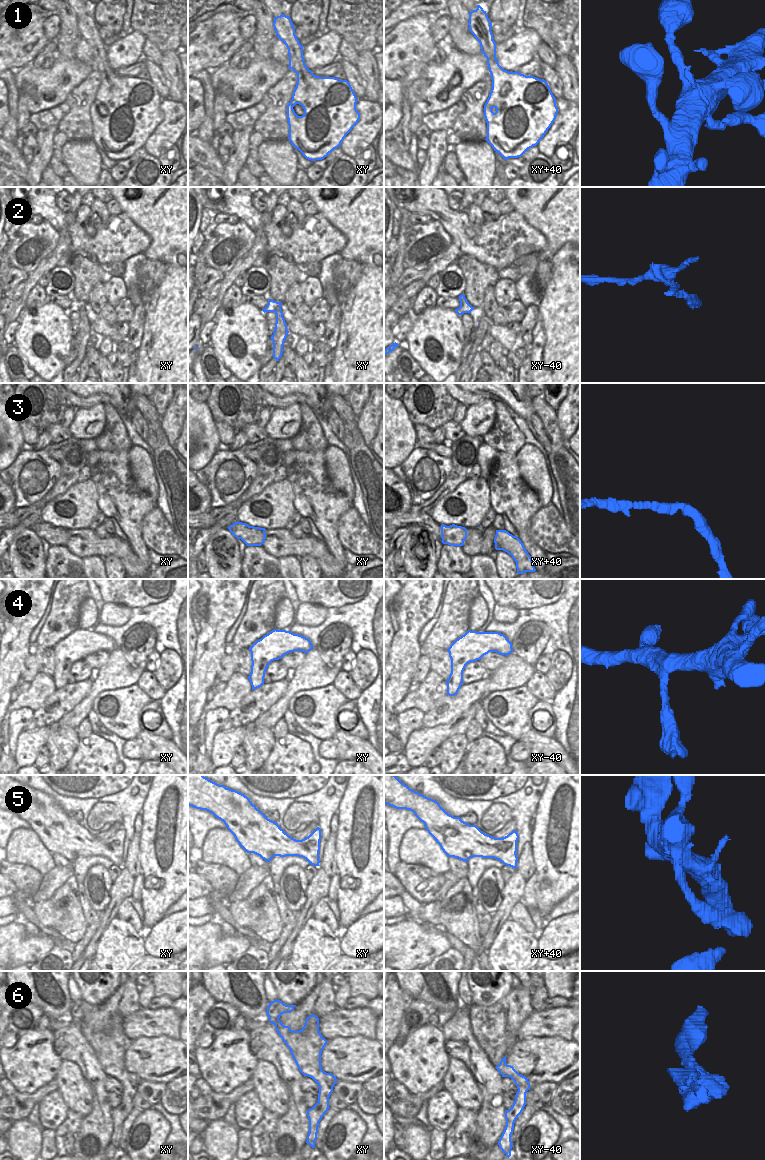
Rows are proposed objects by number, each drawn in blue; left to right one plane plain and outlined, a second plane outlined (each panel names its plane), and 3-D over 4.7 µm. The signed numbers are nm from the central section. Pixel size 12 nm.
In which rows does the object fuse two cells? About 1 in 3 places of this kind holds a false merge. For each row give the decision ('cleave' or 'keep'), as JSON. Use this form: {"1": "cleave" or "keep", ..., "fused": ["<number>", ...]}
{"1": "keep", "2": "cleave", "3": "keep", "4": "keep", "5": "keep", "6": "keep", "fused": ["2"]}

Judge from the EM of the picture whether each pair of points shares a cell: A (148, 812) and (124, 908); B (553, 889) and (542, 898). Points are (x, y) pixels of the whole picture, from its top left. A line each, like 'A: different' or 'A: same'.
A: different
B: same

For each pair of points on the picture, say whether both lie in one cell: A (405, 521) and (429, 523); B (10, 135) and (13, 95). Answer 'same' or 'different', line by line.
A: same
B: same

